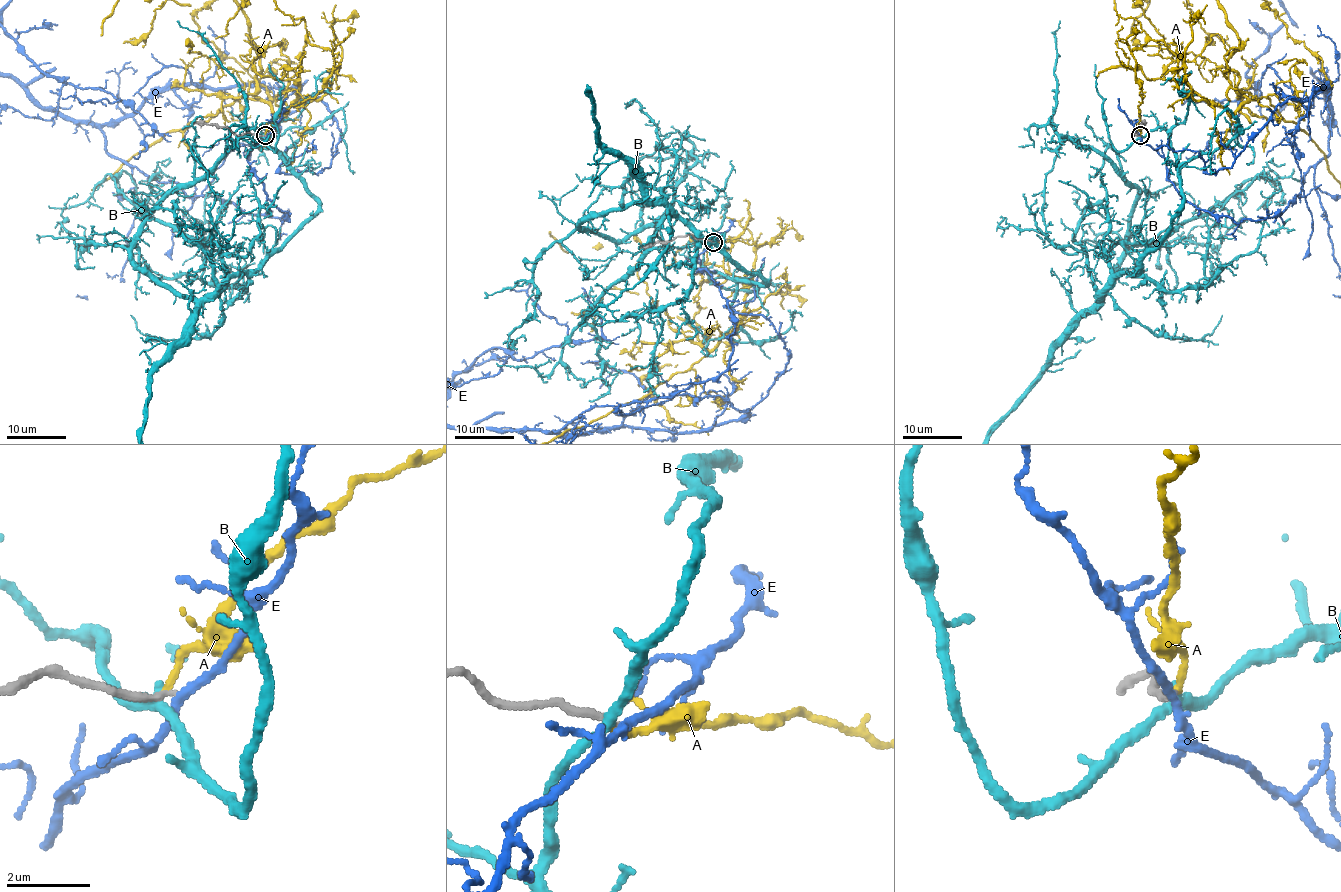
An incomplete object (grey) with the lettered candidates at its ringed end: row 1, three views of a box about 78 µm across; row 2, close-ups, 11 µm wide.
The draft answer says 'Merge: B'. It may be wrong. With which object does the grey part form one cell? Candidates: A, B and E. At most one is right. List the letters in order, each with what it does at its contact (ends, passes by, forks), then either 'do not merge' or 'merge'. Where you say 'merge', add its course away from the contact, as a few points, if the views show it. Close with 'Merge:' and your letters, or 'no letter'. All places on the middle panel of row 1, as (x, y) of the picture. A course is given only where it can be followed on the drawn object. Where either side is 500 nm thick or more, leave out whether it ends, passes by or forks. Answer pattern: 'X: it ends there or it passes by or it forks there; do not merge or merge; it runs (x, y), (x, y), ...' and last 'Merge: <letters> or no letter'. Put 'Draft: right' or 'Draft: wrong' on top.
Draft: wrong
A: it ends there; do not merge
B: it passes by; do not merge
E: it passes by; do not merge
Merge: no letter

